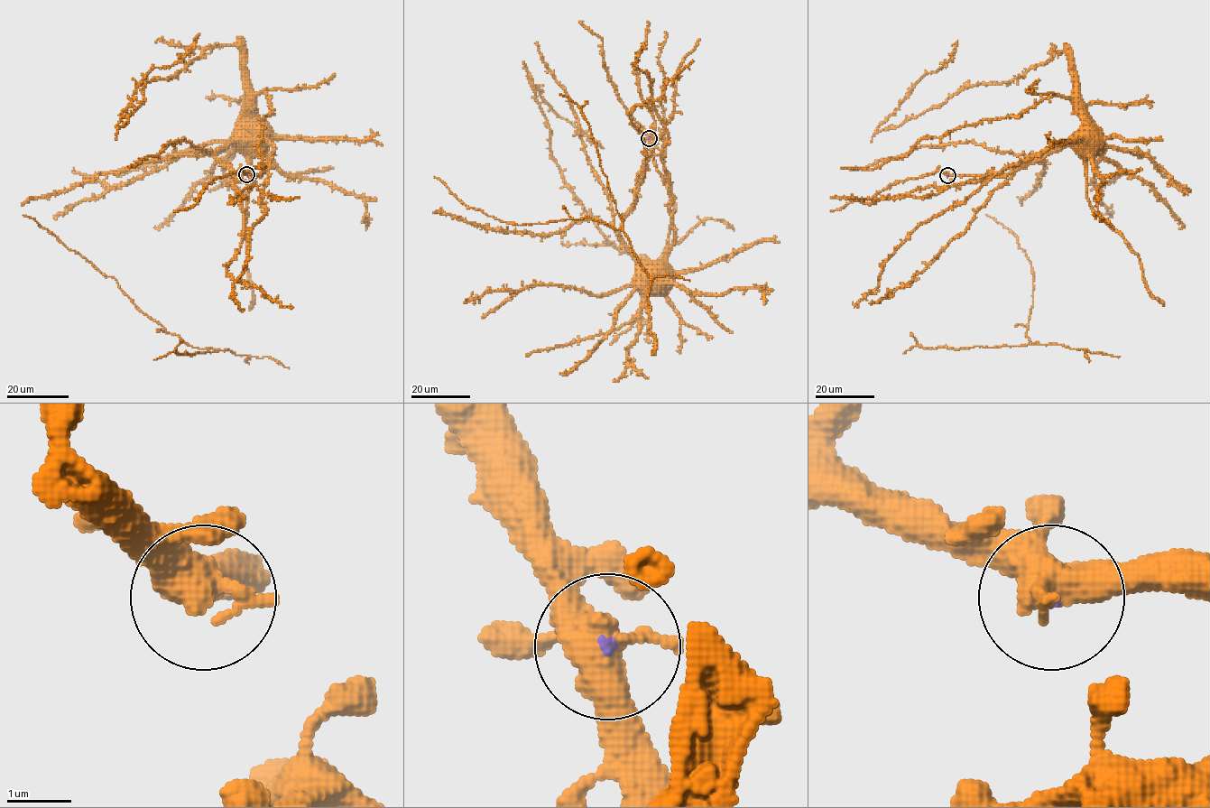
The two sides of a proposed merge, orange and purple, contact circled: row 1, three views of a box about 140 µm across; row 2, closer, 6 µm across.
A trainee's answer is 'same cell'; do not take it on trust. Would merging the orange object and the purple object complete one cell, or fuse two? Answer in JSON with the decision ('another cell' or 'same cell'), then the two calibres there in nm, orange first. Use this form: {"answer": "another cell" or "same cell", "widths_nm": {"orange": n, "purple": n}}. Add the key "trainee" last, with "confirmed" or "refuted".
{"answer": "same cell", "widths_nm": {"orange": 550, "purple": 60}, "trainee": "confirmed"}

